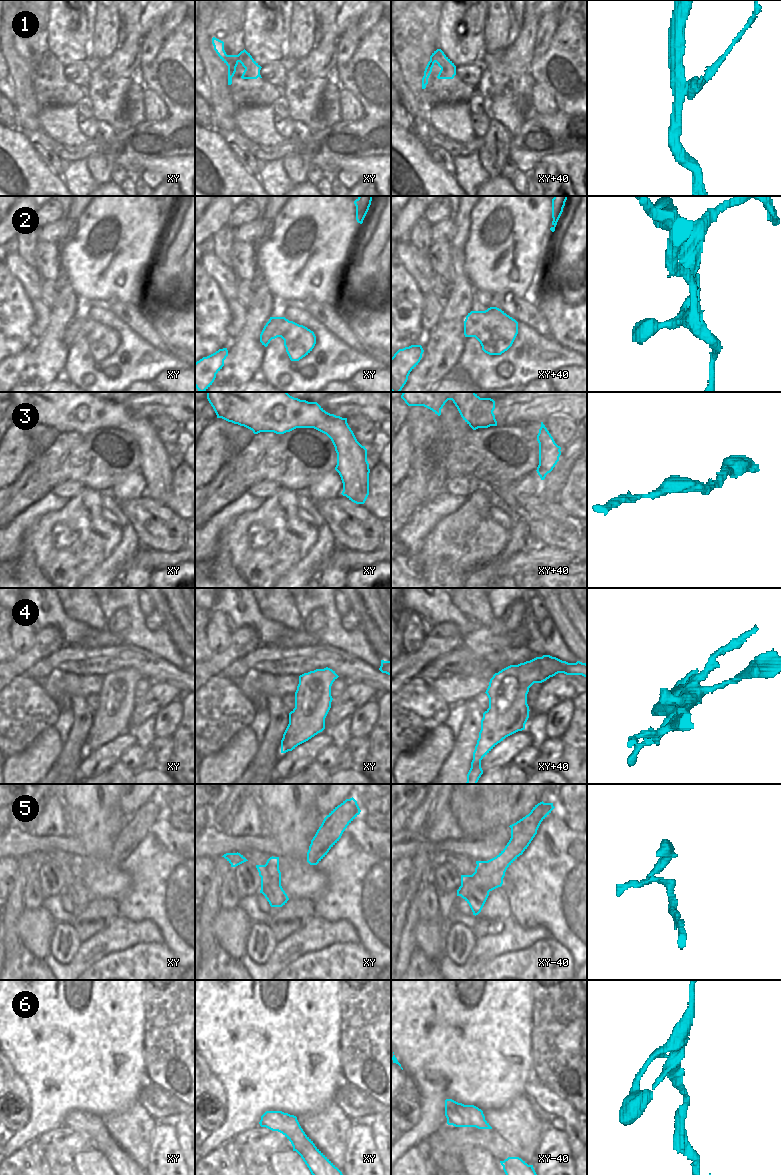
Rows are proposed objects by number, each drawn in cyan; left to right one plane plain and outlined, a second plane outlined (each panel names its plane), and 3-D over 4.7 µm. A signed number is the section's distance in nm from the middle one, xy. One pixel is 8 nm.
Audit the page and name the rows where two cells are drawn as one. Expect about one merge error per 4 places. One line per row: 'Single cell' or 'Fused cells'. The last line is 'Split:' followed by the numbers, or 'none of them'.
1: Fused cells
2: Fused cells
3: Single cell
4: Single cell
5: Fused cells
6: Single cell
Split: 1, 2, 5

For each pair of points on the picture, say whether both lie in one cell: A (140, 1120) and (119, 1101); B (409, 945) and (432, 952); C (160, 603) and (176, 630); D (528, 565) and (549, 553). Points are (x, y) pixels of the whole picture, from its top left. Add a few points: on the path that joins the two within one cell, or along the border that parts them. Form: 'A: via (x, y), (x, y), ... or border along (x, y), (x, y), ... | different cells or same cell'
A: border along (138, 1100), (121, 1112), (105, 1114) | different cells
B: border along (416, 923), (415, 943), (417, 947) | different cells
C: via (165, 610), (170, 623) | same cell
D: via (533, 559), (537, 553), (543, 553) | same cell

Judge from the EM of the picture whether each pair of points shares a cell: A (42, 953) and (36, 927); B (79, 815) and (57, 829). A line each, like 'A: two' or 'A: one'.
A: one
B: two

